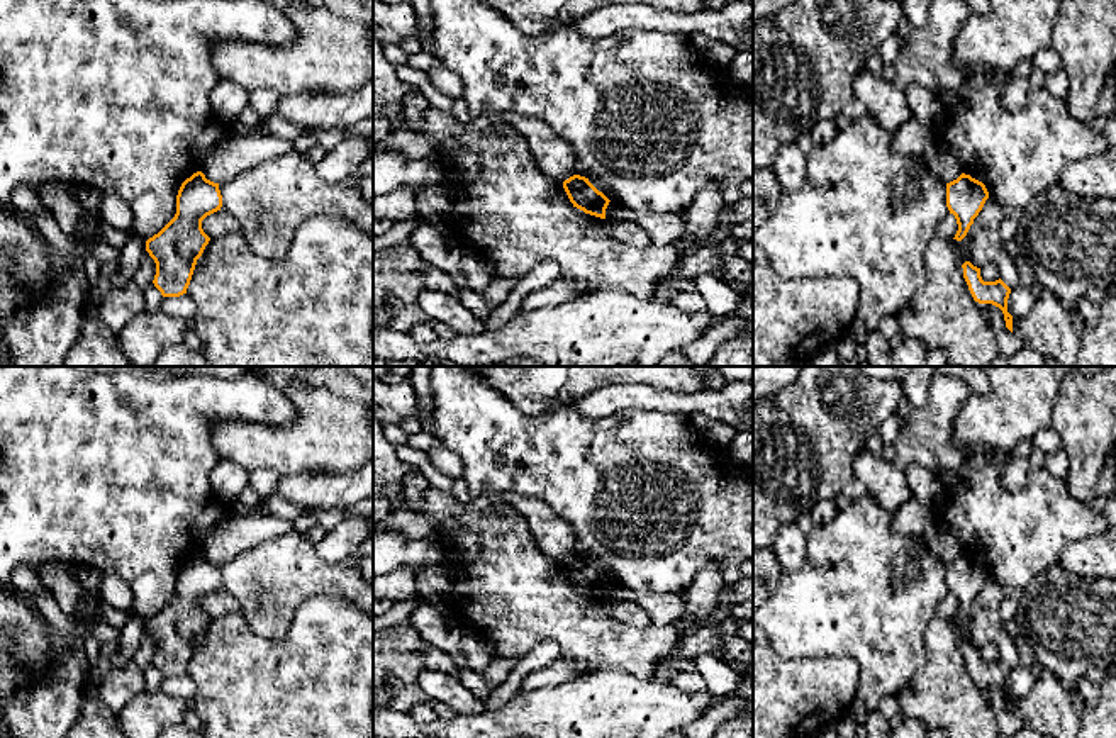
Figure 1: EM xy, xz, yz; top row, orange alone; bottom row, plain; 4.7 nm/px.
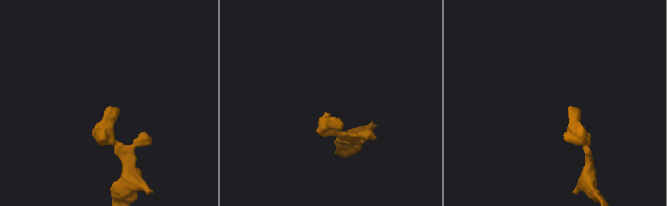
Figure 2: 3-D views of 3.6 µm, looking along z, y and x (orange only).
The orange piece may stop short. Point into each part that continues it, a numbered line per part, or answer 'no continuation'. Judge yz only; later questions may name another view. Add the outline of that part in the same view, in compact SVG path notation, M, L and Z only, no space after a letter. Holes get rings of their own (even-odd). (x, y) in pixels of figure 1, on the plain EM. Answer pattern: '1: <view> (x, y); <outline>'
no continuation

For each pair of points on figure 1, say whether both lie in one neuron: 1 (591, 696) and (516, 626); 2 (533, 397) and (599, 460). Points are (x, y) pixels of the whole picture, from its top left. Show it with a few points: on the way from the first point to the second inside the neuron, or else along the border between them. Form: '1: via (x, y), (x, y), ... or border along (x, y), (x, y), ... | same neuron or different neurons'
1: border along (589, 670), (614, 667), (630, 672) | different neurons
2: border along (509, 399), (526, 413), (546, 413), (569, 406) | different neurons

